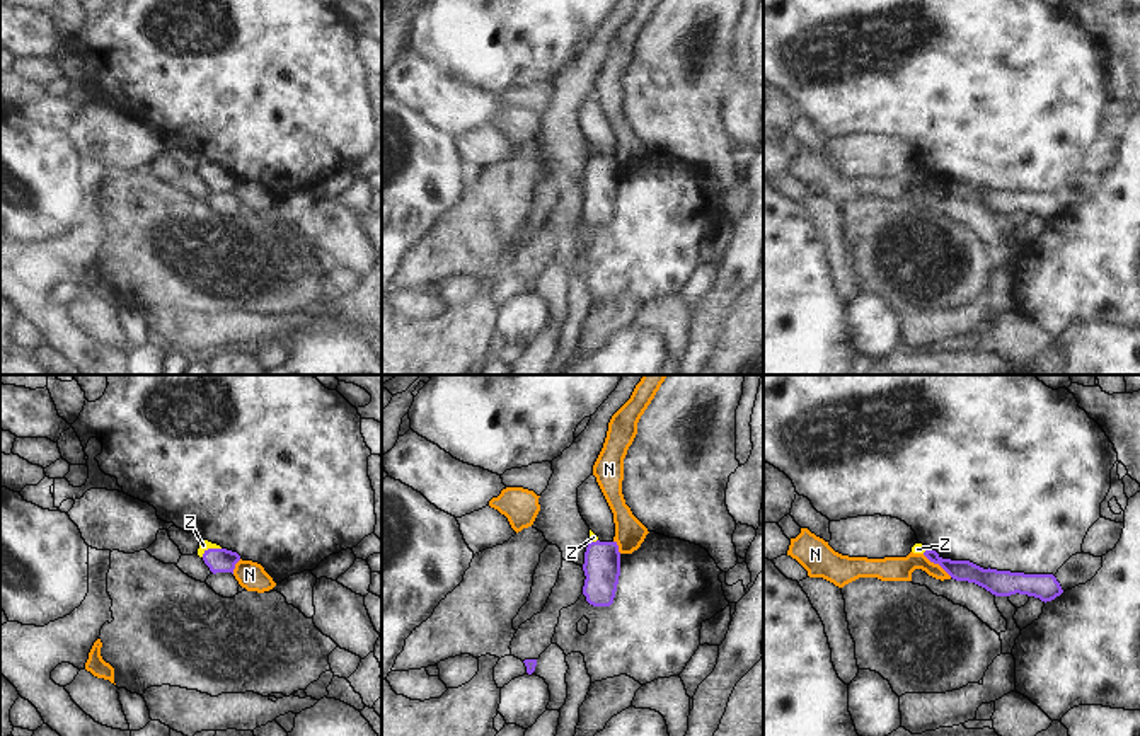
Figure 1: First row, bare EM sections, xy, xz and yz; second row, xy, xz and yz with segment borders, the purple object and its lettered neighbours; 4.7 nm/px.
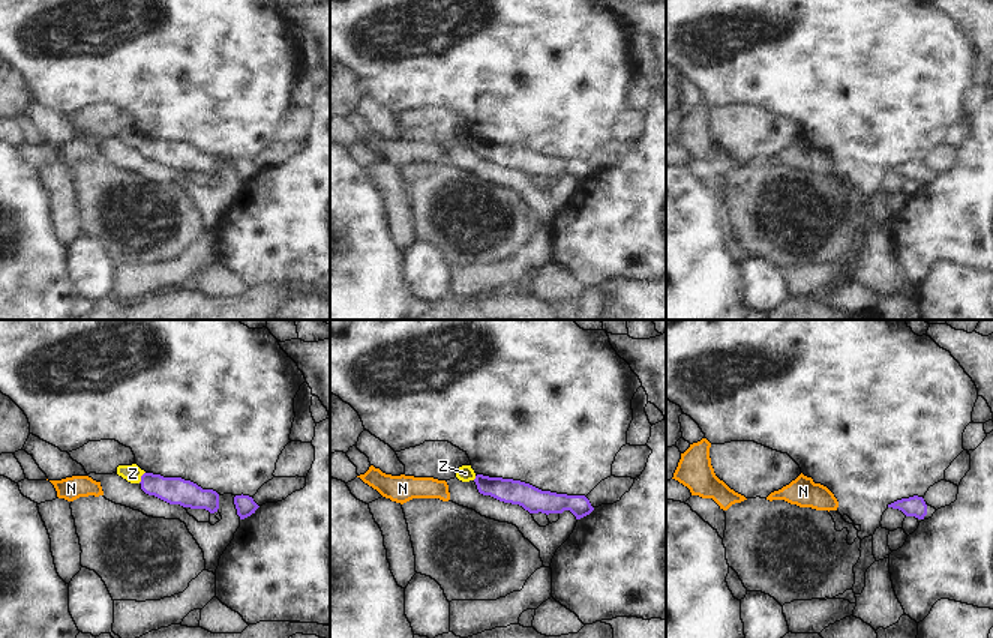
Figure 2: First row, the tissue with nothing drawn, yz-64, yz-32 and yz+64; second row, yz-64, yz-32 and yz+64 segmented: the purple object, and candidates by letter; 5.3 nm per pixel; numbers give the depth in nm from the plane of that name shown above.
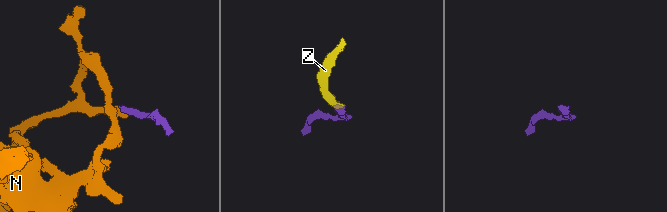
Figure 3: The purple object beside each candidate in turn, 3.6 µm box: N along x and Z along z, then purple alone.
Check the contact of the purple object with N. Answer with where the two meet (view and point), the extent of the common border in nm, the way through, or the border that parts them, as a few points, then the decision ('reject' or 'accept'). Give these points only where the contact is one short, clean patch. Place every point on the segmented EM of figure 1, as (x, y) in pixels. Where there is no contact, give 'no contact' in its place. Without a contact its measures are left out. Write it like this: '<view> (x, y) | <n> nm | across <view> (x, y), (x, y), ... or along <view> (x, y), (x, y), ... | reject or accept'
yz (938, 563) | 180 nm | along yz (922, 554), (951, 576) | reject

